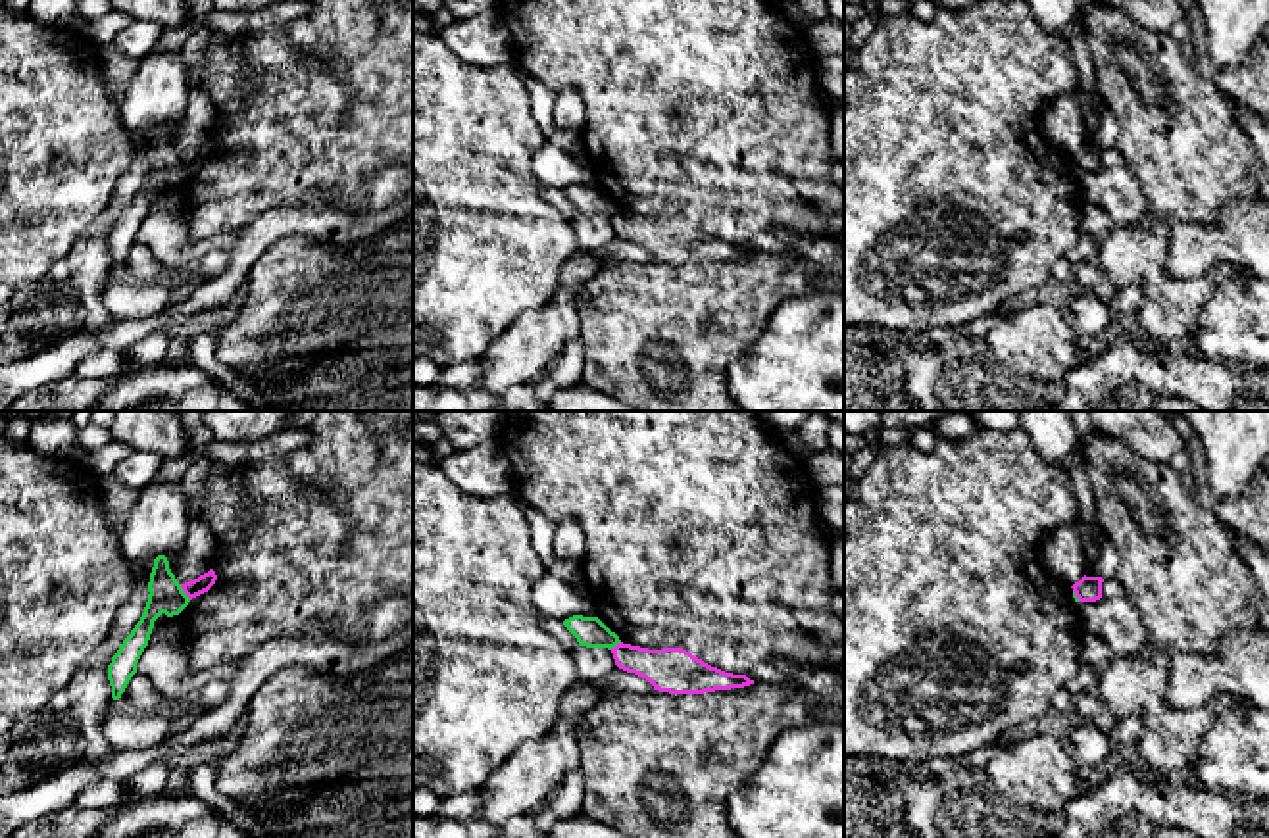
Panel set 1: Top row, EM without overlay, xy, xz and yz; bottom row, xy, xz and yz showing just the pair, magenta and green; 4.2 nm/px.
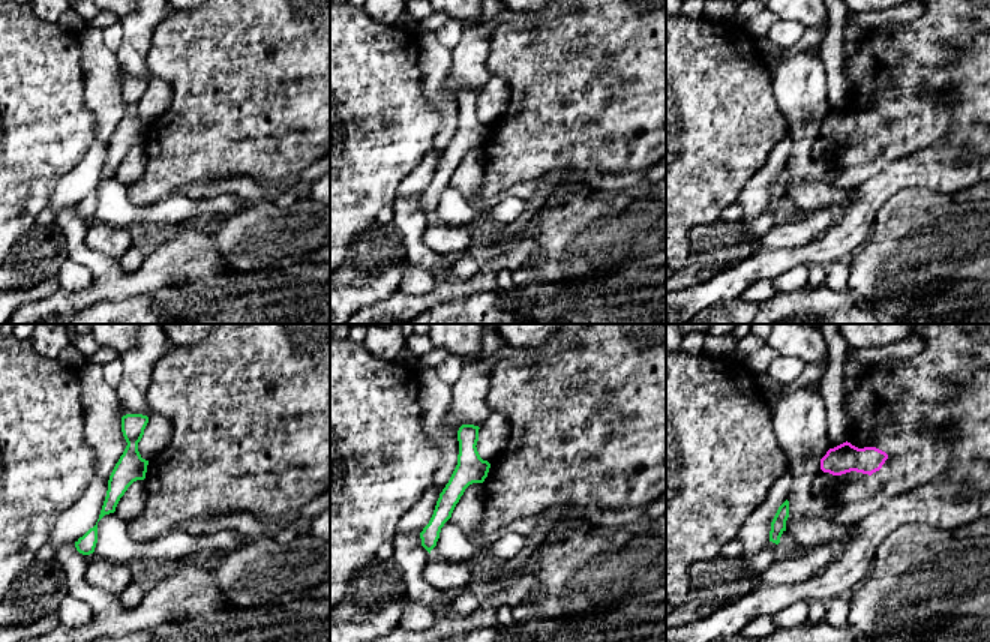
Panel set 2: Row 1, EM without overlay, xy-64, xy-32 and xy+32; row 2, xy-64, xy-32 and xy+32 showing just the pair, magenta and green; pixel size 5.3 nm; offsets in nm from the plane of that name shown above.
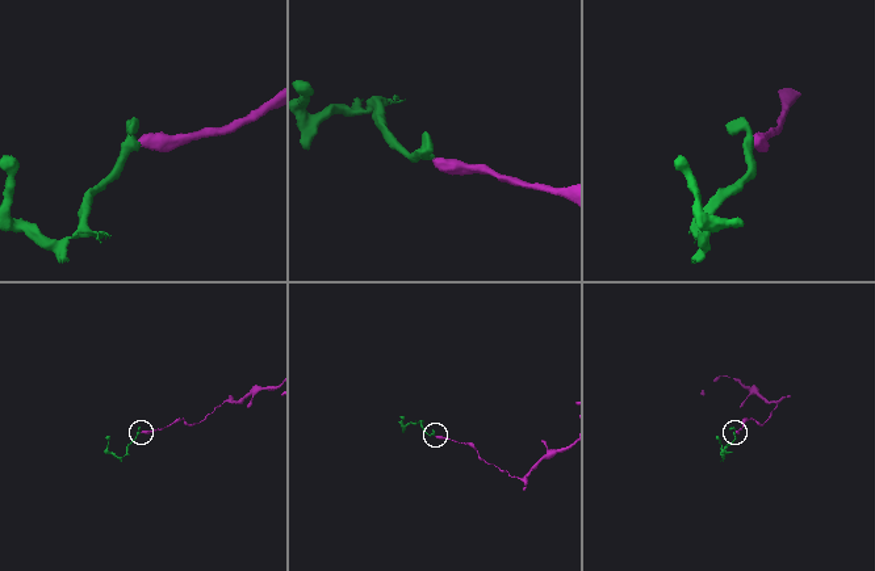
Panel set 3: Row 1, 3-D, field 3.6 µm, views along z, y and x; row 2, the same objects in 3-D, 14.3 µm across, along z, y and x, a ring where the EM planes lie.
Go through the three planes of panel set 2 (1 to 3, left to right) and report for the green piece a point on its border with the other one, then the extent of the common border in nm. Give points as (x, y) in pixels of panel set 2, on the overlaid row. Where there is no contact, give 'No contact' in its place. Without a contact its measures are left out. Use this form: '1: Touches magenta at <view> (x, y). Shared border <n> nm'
1: No contact
2: No contact
3: No contact

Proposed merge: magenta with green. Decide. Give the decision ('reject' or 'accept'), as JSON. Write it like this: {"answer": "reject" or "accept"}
{"answer": "reject"}

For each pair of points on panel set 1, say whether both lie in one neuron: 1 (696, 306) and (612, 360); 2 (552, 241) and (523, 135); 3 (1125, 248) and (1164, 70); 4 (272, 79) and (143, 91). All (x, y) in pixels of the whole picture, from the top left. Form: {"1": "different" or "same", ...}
{"1": "same", "2": "same", "3": "same", "4": "different"}

